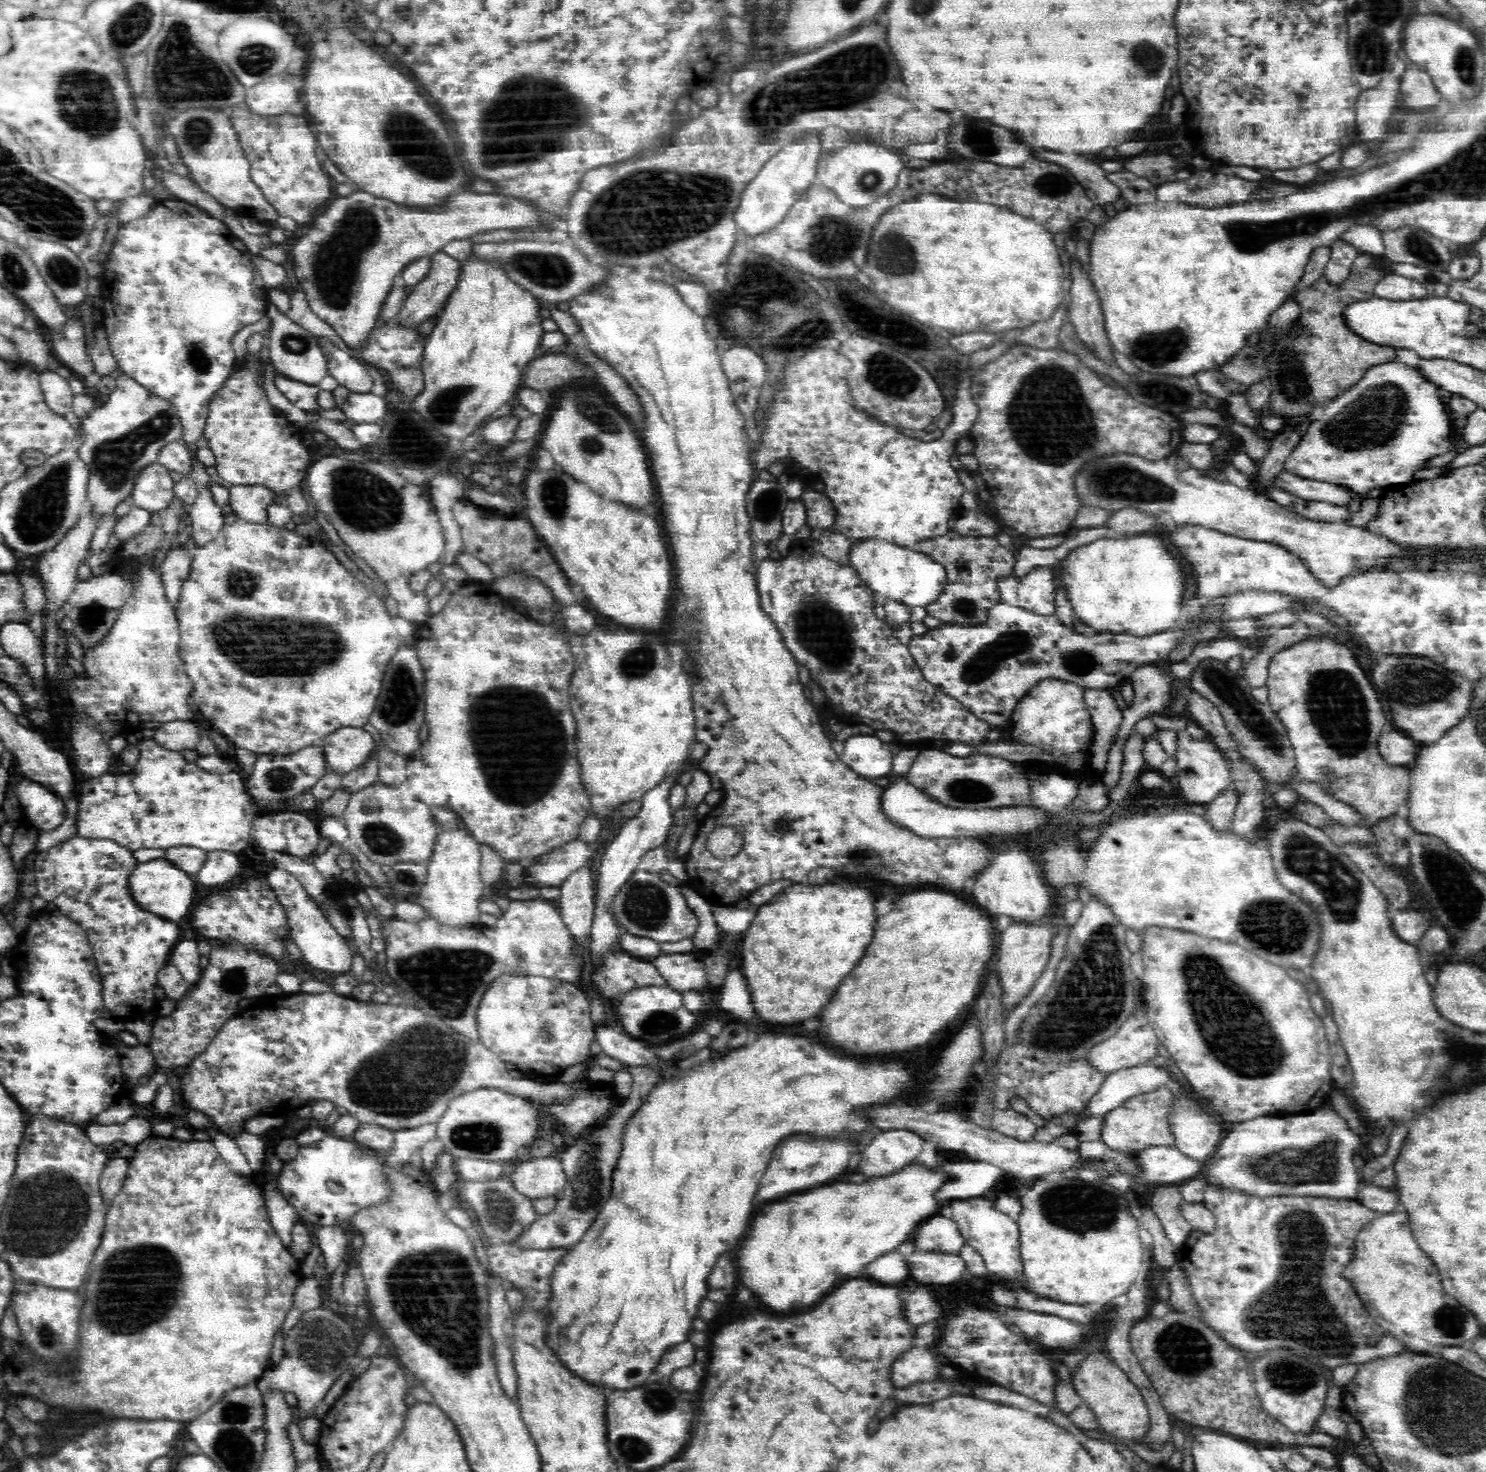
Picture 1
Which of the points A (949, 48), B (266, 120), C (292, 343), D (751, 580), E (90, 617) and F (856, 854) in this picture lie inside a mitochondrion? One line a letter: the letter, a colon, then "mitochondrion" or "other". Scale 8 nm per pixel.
A: other
B: other
C: mitochondrion
D: other
E: mitochondrion
F: mitochondrion

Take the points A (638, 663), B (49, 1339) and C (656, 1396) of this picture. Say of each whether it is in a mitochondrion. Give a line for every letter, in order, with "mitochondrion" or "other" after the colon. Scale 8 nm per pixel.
A: mitochondrion
B: mitochondrion
C: mitochondrion

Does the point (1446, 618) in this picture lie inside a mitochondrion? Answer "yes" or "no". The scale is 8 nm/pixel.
yes

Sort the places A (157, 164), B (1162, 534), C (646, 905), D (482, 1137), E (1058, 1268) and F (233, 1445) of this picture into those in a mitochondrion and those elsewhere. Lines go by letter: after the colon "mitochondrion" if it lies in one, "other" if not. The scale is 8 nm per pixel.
A: other
B: other
C: mitochondrion
D: mitochondrion
E: other
F: mitochondrion

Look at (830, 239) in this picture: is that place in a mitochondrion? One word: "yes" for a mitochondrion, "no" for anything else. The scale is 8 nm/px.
yes

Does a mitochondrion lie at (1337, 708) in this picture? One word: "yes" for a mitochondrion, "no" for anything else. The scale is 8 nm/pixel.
yes

